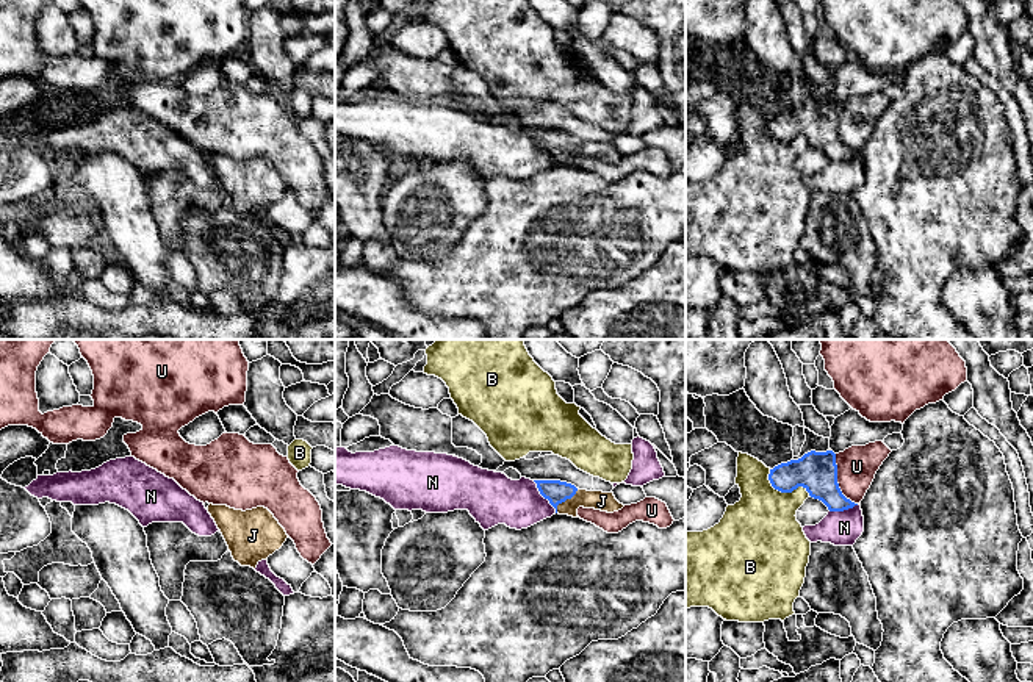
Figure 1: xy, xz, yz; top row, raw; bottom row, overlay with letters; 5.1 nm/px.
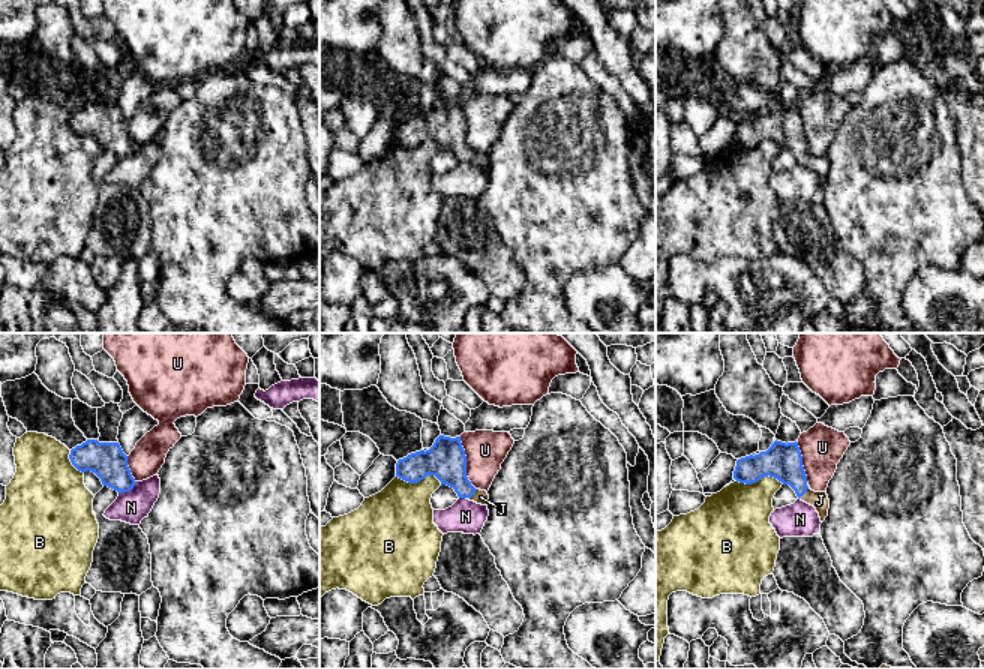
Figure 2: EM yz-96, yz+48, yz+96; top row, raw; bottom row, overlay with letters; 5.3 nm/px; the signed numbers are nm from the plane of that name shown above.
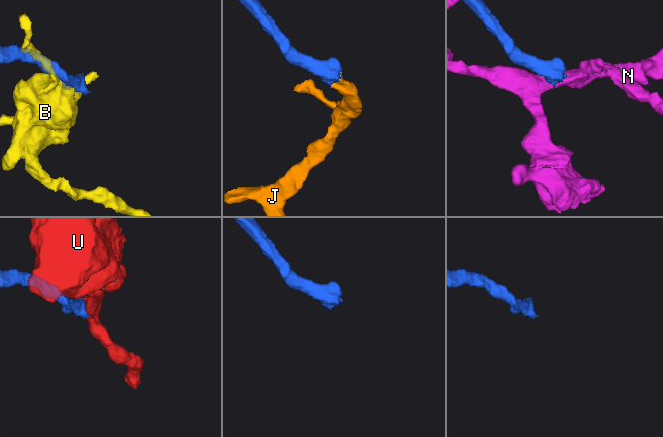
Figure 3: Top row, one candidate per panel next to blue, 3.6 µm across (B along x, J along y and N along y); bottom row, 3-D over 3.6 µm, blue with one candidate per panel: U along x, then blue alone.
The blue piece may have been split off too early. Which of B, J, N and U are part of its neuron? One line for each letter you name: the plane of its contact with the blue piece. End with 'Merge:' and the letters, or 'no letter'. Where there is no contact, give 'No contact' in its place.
J: Touches blue in xz
Merge: J

